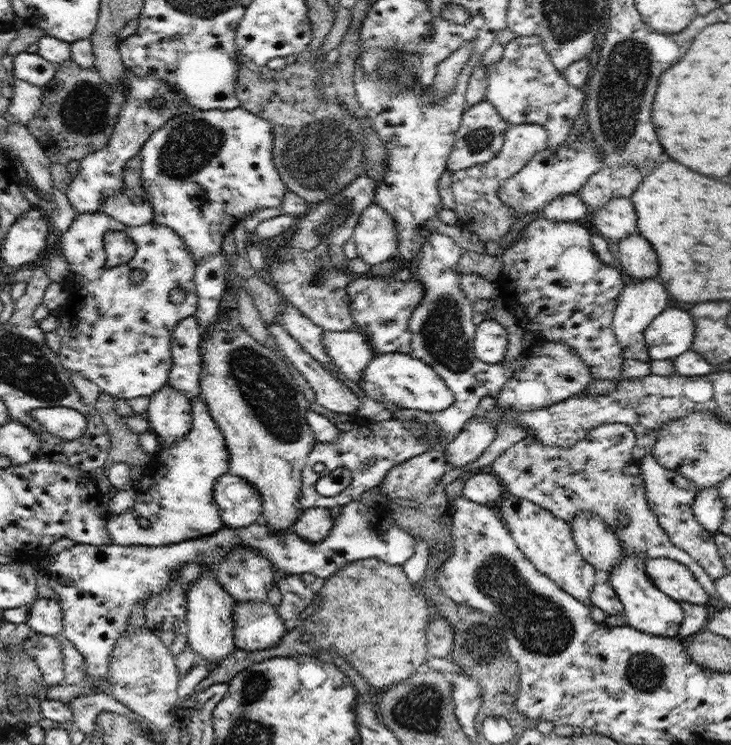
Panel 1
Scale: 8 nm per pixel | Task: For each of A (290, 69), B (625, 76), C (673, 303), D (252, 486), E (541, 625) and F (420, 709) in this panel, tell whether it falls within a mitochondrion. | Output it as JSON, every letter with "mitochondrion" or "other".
{"A":"other","B":"mitochondrion","C":"other","D":"other","E":"mitochondrion","F":"mitochondrion"}

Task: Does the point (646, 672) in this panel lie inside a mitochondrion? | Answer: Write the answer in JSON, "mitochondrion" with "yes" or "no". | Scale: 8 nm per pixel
{"mitochondrion":"yes"}

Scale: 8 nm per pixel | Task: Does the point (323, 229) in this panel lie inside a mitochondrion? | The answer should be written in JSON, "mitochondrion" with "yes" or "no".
{"mitochondrion":"yes"}

